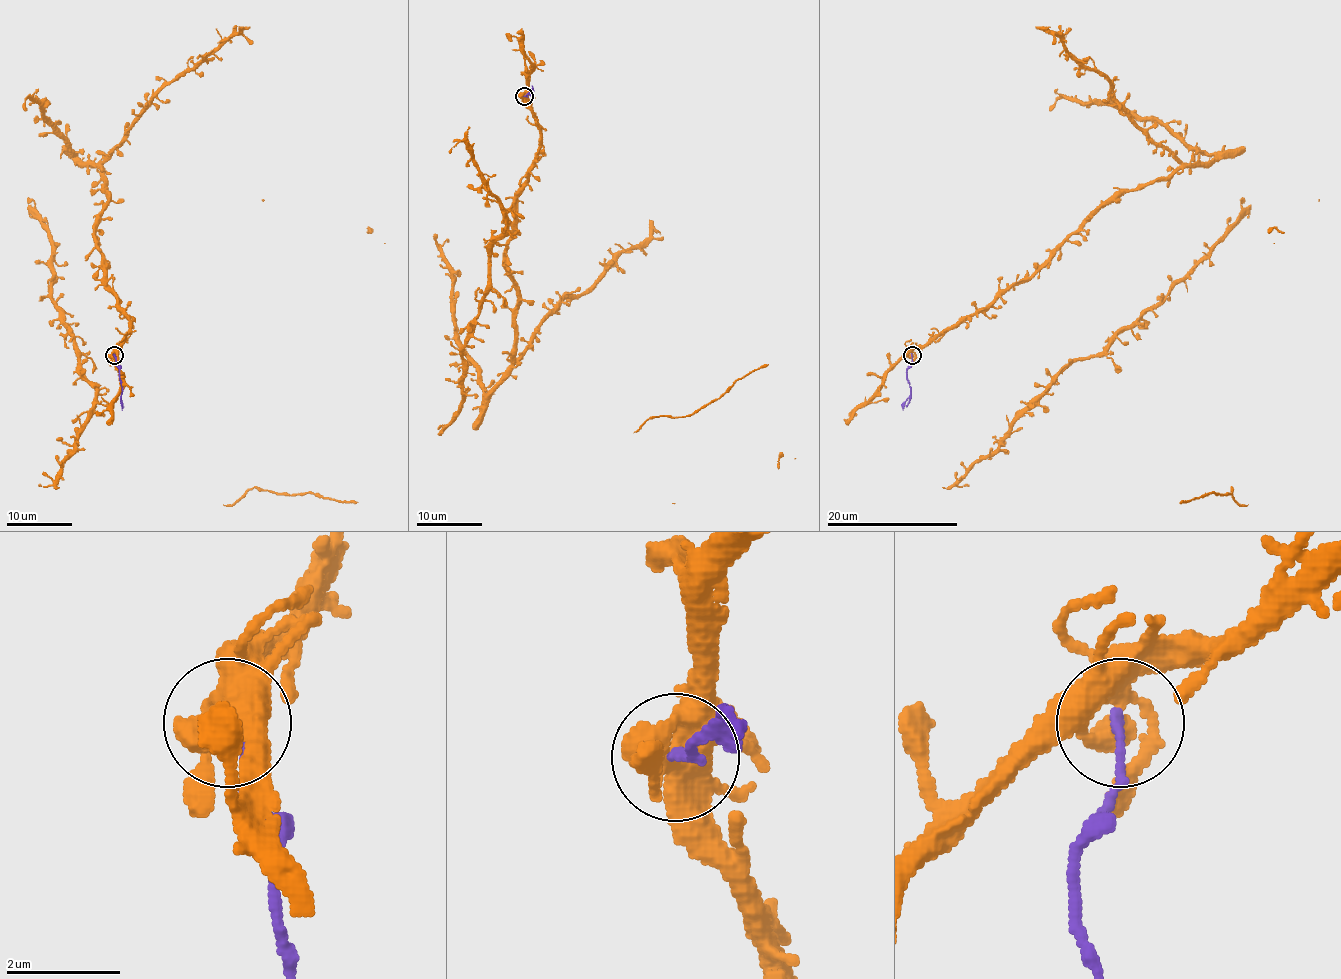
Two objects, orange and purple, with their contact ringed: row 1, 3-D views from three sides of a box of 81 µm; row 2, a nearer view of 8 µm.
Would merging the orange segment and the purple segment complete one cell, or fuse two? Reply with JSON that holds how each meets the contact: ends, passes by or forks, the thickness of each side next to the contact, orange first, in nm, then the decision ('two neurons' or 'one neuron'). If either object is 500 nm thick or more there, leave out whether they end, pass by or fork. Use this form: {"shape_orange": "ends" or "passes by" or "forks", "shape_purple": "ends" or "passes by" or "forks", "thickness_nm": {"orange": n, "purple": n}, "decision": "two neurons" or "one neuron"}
{"shape_orange": "passes by", "shape_purple": "ends", "thickness_nm": {"orange": 380, "purple": 180}, "decision": "two neurons"}

